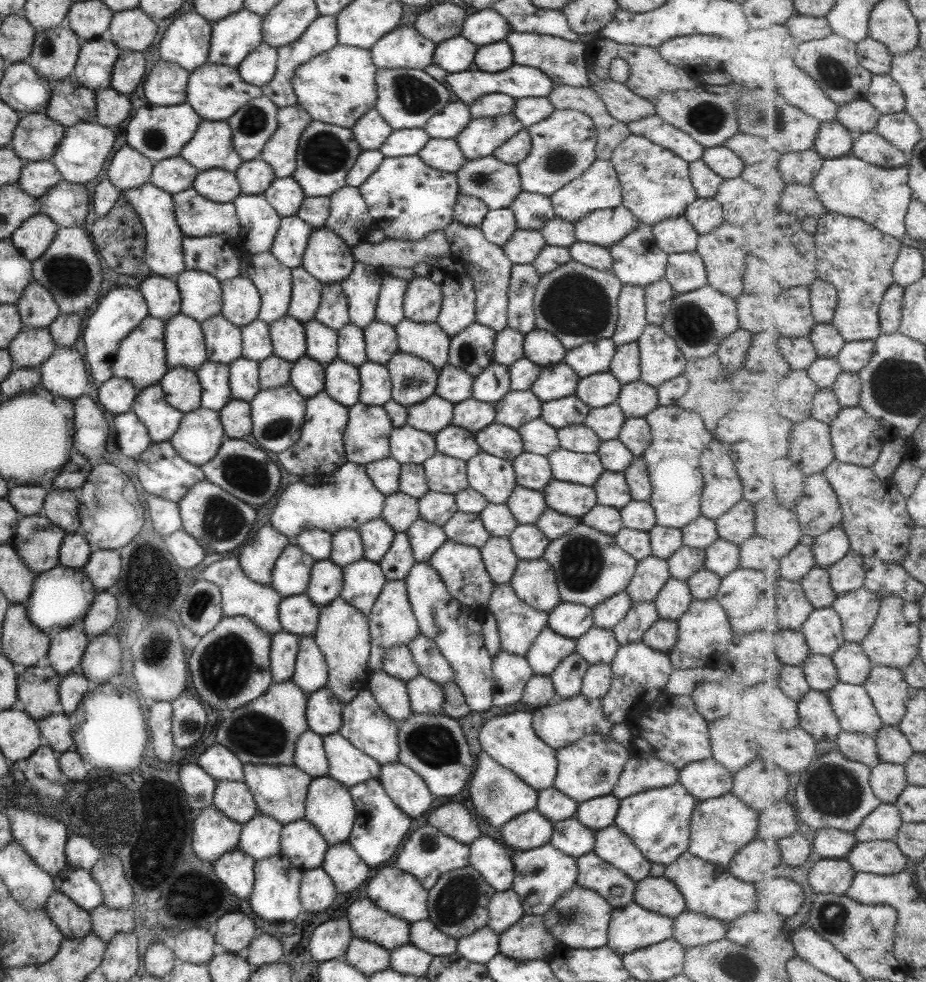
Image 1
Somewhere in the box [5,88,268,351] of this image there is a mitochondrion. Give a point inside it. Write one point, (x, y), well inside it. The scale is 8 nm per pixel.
(68, 275)

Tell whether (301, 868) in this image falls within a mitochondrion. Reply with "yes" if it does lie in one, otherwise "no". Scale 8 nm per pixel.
no

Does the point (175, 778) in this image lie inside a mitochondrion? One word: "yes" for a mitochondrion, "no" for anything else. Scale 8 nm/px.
no

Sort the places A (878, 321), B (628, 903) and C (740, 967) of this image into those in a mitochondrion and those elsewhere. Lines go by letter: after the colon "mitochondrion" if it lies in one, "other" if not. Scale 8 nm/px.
A: other
B: other
C: mitochondrion

